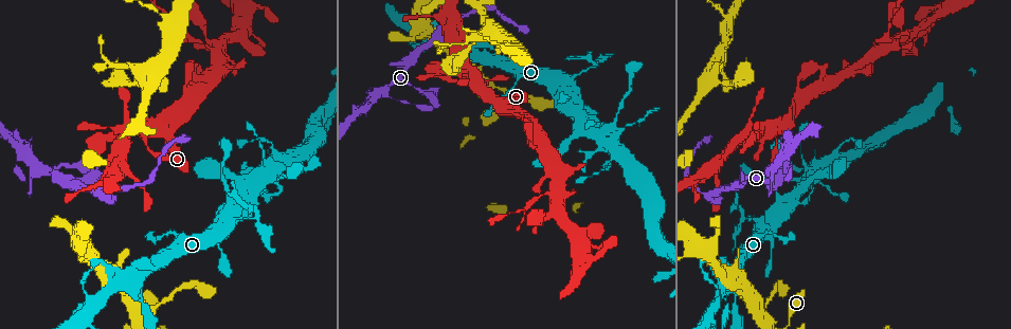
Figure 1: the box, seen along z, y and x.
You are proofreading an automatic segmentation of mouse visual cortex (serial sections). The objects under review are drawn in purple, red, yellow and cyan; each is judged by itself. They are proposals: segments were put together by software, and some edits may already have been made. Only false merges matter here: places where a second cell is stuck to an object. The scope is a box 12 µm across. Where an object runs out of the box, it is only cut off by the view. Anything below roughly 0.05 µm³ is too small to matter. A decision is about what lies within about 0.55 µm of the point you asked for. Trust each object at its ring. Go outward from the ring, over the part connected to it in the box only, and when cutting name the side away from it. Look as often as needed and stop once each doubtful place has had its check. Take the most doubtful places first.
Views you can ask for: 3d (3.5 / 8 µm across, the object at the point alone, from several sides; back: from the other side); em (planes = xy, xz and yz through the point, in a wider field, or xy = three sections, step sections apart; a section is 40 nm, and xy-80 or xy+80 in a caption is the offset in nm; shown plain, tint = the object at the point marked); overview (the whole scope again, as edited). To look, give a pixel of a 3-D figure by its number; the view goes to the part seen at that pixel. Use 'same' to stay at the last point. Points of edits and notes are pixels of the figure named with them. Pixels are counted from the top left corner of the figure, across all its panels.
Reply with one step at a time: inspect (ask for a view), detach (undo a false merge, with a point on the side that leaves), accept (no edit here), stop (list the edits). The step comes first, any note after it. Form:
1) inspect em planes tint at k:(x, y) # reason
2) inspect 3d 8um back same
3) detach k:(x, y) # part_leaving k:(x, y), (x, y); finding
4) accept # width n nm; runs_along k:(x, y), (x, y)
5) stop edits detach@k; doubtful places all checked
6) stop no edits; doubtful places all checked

inspect 3d 8um at 1:(87, 183) # a fork

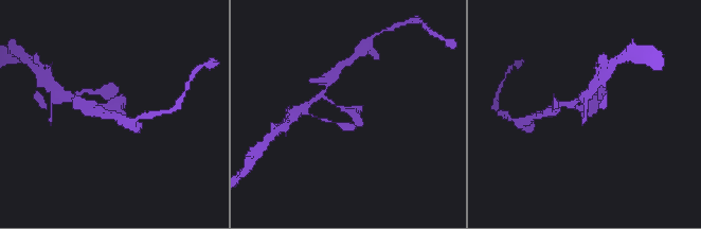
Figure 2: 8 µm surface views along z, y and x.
inspect 3d 3.5um back at 2:(348, 109)

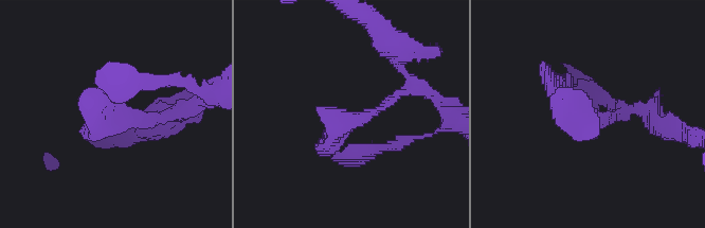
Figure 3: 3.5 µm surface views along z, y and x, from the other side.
inspect em xy step 5 tint at 3:(353, 118) # now the EM

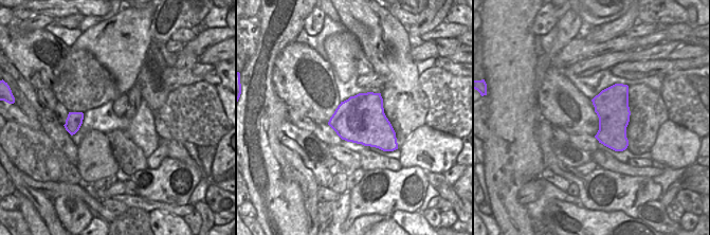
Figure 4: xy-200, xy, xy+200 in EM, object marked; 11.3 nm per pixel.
accept # runs_along 3:(413, 82), (335, 134), (361, 153); continuous, no second cell

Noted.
inspect 3d 3.5um at 1:(746, 217) # narrows sharply

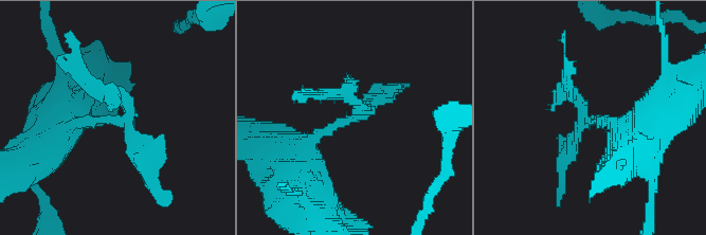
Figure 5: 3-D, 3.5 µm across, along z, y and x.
inspect em xy step 1 tint at 5:(124, 116)

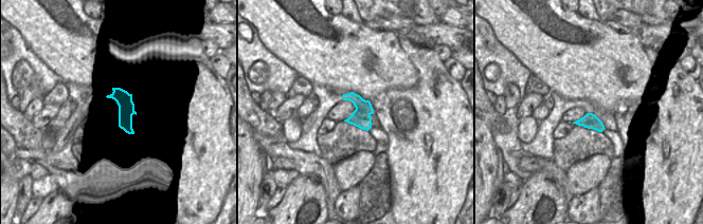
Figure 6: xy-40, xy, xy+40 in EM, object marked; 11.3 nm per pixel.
inspect em xy step 3 tint same

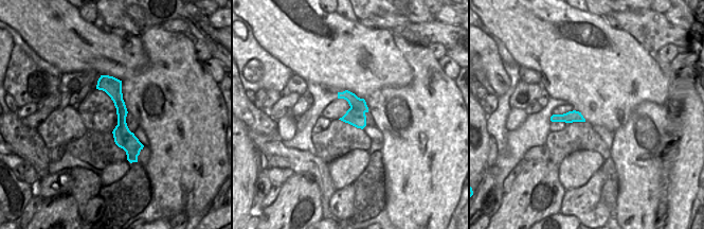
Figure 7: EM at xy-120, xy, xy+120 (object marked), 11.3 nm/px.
accept # one cell here

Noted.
inspect 3d 8um at 1:(697, 190) # narrows sharply

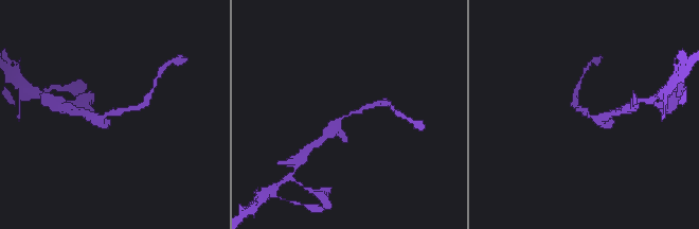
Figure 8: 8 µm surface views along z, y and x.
inspect em planes tint at 8:(112, 114) # need the tissue

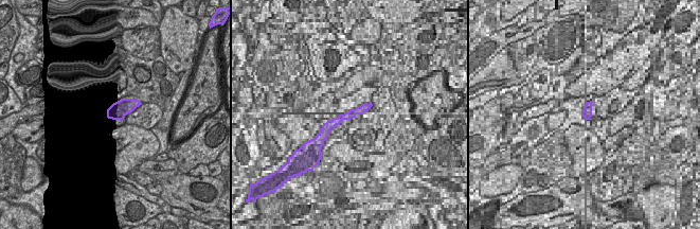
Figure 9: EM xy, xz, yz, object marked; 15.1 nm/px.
accept # runs_along 8:(328, 135), (343, 117), (375, 104); all the same cell

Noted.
inspect 3d 3.5um at 1:(565, 194) # sharp bend

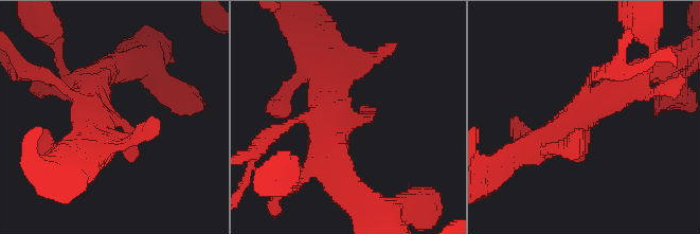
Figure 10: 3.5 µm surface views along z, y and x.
inspect em xy step 1 tint at 10:(580, 117) # shape alone is not enough

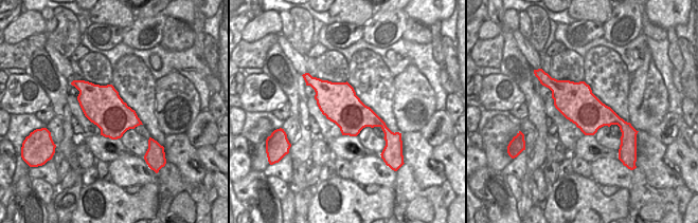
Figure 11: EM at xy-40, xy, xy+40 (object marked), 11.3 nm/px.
accept # runs_along 10:(316, 66), (329, 109), (375, 109); continuous, no second cell

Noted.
inspect 3d 3.5um at 1:(206, 46) # side arm on a straight run

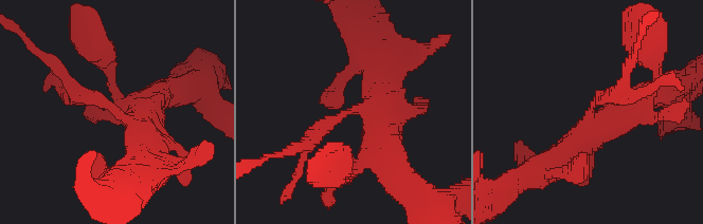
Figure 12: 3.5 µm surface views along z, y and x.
inspect em xy step 3 tint at 12:(593, 109)

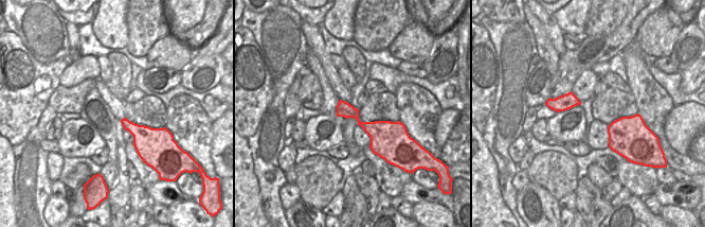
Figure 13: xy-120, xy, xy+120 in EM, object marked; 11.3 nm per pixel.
accept # arms 3; runs_along 12:(145, 155), (142, 130), (64, 78); one cell here

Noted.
stop no edits; doubtful places all checked

